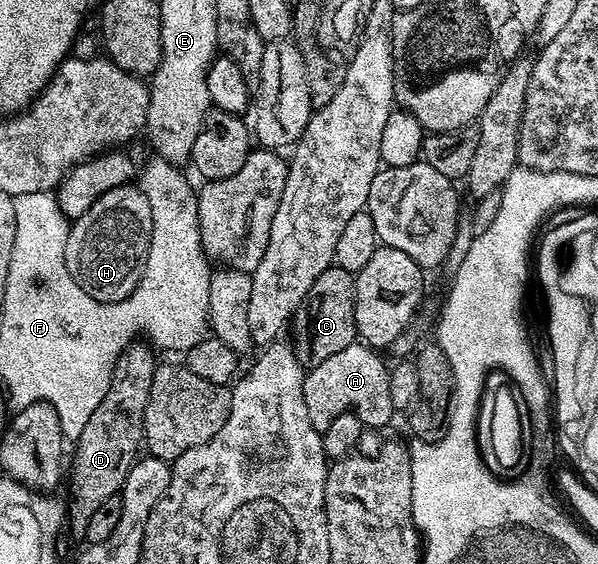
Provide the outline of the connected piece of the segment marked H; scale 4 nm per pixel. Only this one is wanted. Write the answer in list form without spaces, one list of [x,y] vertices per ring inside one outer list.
[[[125,184],[108,190],[92,207],[71,223],[65,242],[65,264],[70,276],[92,297],[93,303],[123,302],[134,292],[143,274],[147,258],[148,237],[152,230],[150,202],[139,185]]]

